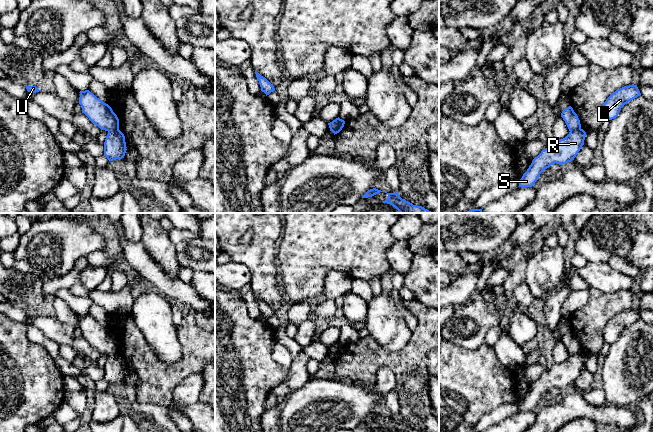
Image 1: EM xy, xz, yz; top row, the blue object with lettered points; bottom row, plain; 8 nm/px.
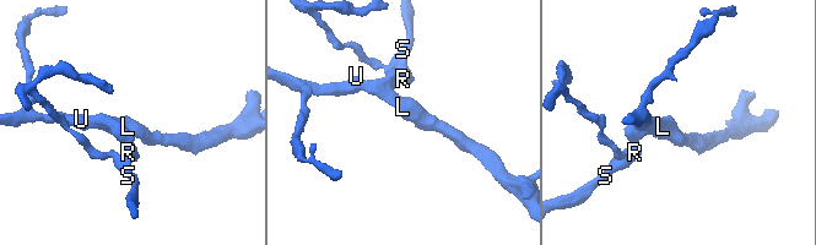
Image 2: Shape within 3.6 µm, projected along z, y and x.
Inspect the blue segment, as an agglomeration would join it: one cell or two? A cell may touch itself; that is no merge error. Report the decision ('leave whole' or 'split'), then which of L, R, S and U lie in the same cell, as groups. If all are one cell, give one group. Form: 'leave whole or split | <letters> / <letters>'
split | L U / R S

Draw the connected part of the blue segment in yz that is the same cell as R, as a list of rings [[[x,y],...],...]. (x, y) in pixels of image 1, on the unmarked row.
[[[583,353],[570,355],[569,358],[559,364],[554,364],[546,373],[535,381],[519,404],[519,411],[532,411],[540,398],[553,388],[566,388],[574,384],[584,369],[586,356]]]

